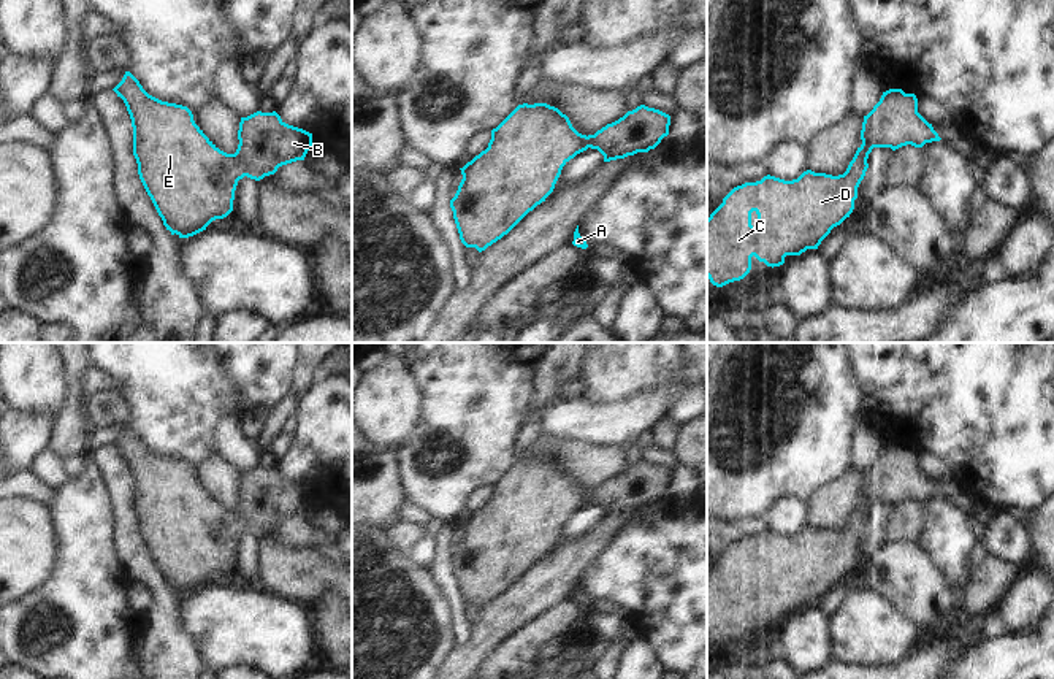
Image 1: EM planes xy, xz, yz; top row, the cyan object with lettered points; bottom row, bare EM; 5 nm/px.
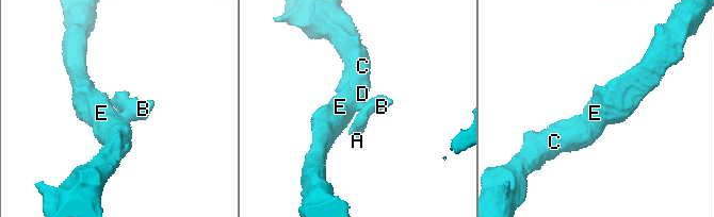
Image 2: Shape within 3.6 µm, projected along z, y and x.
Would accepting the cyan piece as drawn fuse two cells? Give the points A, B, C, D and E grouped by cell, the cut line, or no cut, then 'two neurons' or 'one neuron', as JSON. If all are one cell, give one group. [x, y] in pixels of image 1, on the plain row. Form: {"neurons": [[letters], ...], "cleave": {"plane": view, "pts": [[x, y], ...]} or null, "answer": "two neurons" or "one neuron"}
{"neurons": [["A", "B", "C", "D", "E"]], "cleave": null, "answer": "one neuron"}

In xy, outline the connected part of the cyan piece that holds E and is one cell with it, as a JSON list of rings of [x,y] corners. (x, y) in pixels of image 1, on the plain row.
[[[125,427],[113,446],[124,455],[132,474],[139,535],[166,585],[179,593],[193,592],[206,585],[212,576],[227,573],[233,566],[239,535],[247,531],[260,536],[282,520],[304,516],[312,503],[312,489],[285,479],[276,466],[257,466],[241,473],[238,504],[227,509],[203,489],[187,462],[149,451],[130,427]]]

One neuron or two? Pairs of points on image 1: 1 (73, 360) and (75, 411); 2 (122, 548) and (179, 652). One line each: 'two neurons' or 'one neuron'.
1: one neuron
2: one neuron

